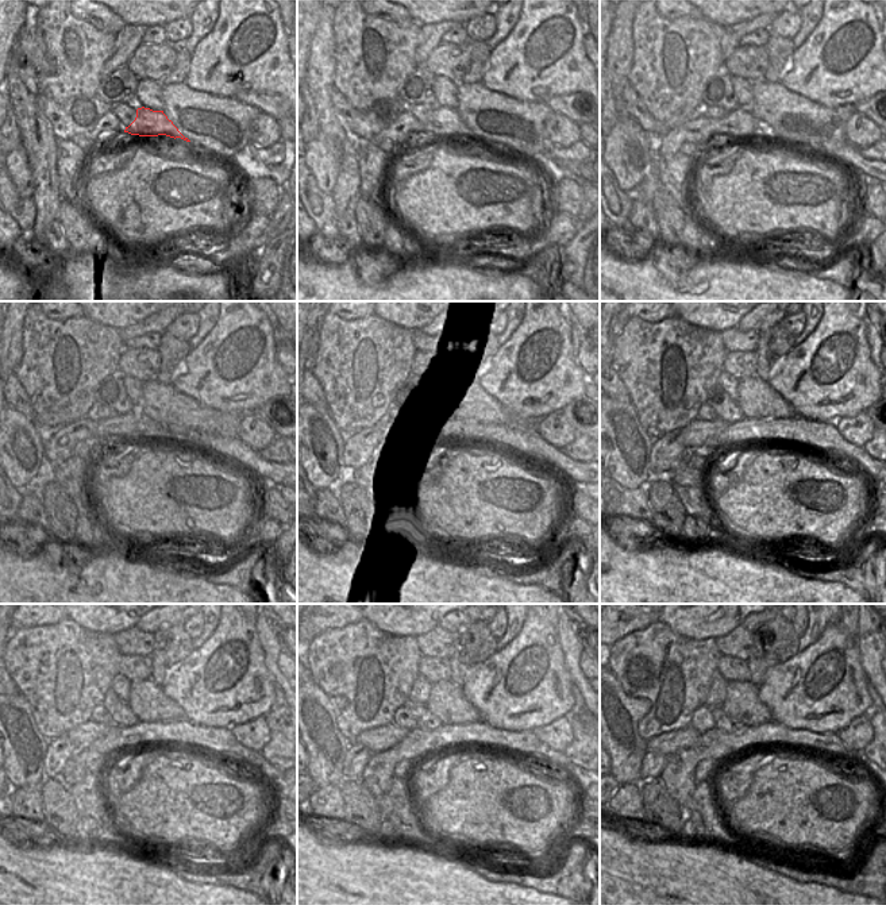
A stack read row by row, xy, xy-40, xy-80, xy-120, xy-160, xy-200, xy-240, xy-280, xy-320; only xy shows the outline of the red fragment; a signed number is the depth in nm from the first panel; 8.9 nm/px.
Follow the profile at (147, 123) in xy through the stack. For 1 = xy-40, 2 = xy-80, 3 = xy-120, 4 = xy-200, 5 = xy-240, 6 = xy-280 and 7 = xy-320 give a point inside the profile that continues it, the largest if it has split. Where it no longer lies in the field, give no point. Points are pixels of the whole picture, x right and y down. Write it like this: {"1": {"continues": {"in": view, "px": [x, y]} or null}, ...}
{"1": {"continues": {"in": "xy-40", "px": [445, 122]}}, "2": {"continues": {"in": "xy-80", "px": [739, 123]}}, "3": {"continues": {"in": "xy-120", "px": [124, 426]}}, "4": {"continues": {"in": "xy-200", "px": [694, 435]}}, "5": {"continues": {"in": "xy-240", "px": [83, 736]}}, "6": {"continues": {"in": "xy-280", "px": [378, 739]}}, "7": {"continues": {"in": "xy-320", "px": [671, 742]}}}

